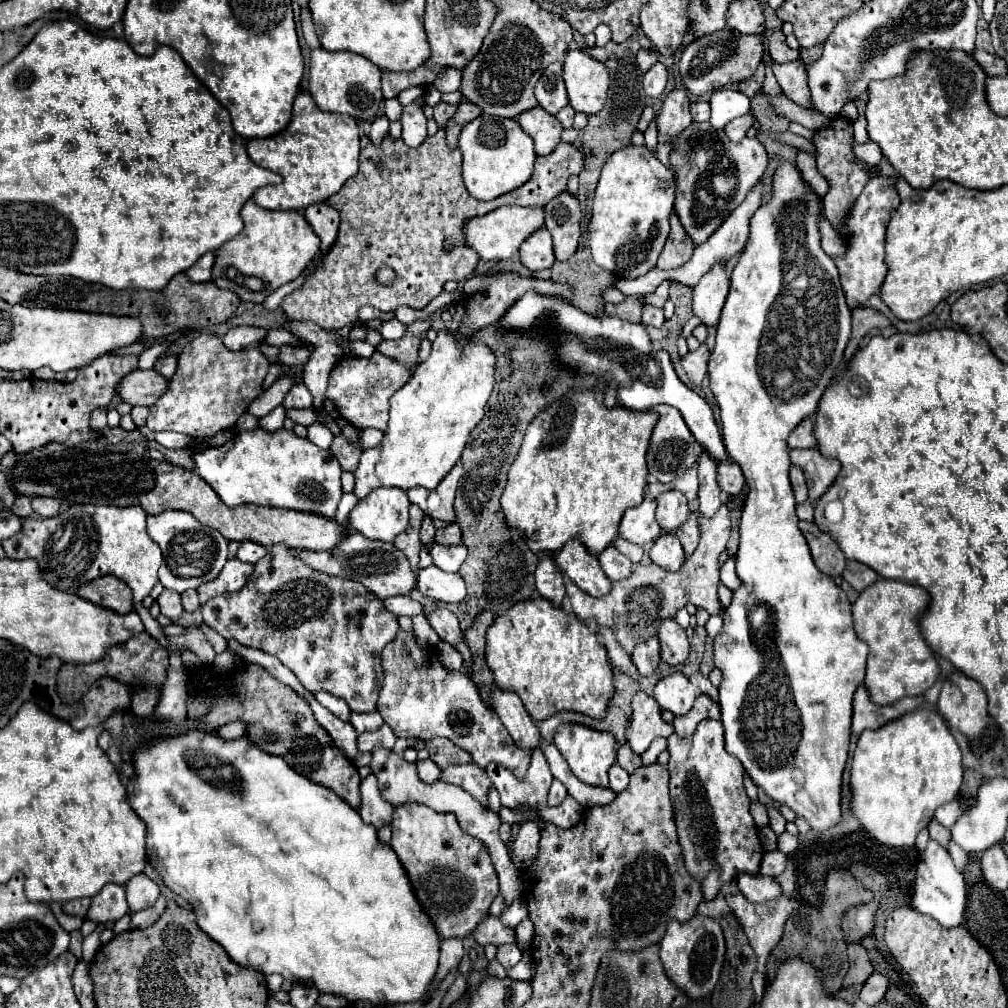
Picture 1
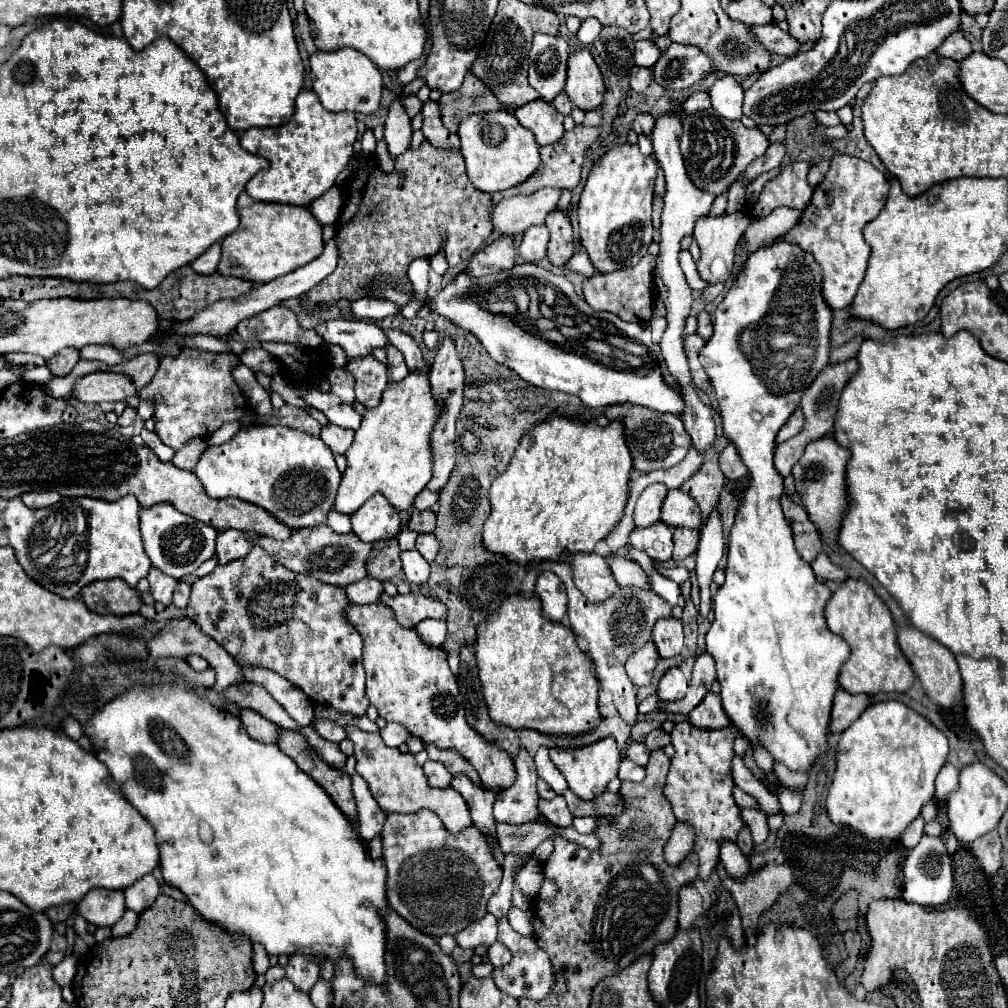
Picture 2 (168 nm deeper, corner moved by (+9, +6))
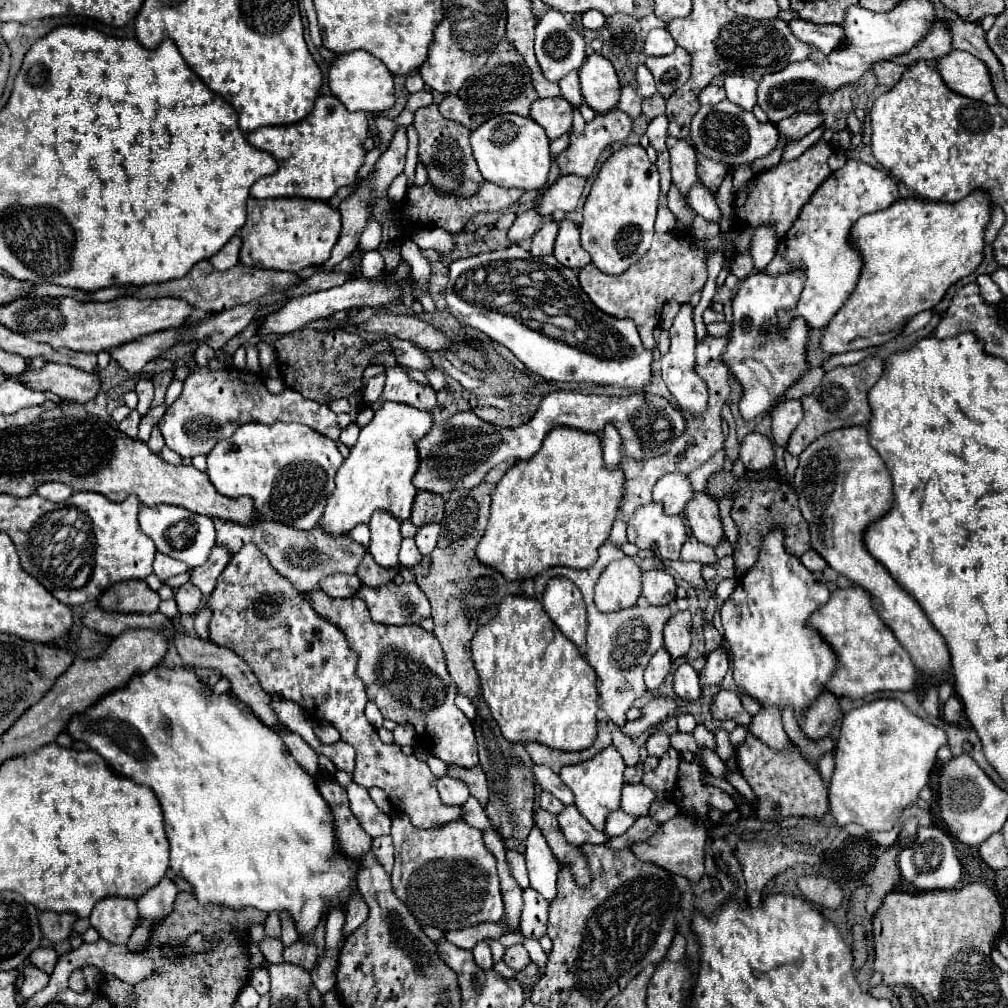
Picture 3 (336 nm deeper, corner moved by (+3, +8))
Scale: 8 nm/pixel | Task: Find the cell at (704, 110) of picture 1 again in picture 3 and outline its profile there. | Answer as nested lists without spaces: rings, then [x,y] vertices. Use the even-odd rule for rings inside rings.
[[[710,84],[706,86],[702,92],[700,92],[700,104],[718,104],[726,98],[726,92],[722,86],[716,86],[716,84]]]

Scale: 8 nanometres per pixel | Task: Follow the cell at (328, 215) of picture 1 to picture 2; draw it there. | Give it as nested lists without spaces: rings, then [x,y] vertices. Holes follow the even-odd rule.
[[[334,186],[324,196],[320,196],[320,200],[312,200],[308,208],[322,226],[330,226],[338,220],[342,206],[344,206],[344,192],[340,186]]]

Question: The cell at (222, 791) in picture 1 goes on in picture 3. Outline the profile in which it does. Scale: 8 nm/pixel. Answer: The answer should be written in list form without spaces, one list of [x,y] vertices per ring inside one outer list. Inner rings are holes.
[[[154,666],[146,674],[134,674],[126,686],[110,690],[94,706],[86,708],[80,714],[74,714],[66,724],[66,732],[72,736],[72,740],[76,740],[76,742],[82,740],[92,750],[96,750],[112,766],[112,770],[116,774],[126,776],[126,778],[154,790],[154,794],[162,806],[164,820],[166,820],[166,836],[170,842],[170,868],[174,870],[176,876],[182,876],[184,880],[188,880],[192,884],[198,902],[202,902],[202,904],[224,904],[232,910],[252,906],[252,908],[258,908],[258,910],[268,912],[268,914],[288,910],[296,922],[298,934],[310,934],[316,928],[316,924],[320,922],[322,914],[326,914],[332,906],[342,908],[348,904],[350,892],[356,890],[354,876],[358,874],[358,866],[354,866],[354,864],[358,864],[358,862],[356,860],[344,860],[338,854],[338,850],[334,846],[334,828],[332,828],[330,808],[328,808],[326,800],[320,796],[316,782],[294,760],[294,756],[290,754],[284,740],[278,734],[274,734],[274,730],[266,728],[244,702],[240,702],[232,694],[216,696],[208,686],[202,684],[202,680],[198,680],[198,676],[192,668]]]

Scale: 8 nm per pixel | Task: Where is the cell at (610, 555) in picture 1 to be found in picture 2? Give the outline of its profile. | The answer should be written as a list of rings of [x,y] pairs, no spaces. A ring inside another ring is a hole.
[[[614,554],[606,556],[606,562],[608,562],[610,570],[612,570],[612,576],[616,578],[616,582],[620,586],[648,588],[648,578],[646,578],[644,570],[636,562],[632,562],[632,560],[624,558],[624,556],[614,556]]]

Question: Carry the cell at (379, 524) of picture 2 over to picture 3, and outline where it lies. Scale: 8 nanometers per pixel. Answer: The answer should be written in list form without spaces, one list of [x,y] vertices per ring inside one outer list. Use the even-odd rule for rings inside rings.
[[[378,512],[370,520],[372,544],[370,554],[382,568],[400,568],[398,550],[400,550],[400,522],[388,512]]]

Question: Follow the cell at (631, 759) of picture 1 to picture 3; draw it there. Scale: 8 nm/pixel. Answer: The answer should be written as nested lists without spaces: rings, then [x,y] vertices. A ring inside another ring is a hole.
[[[656,730],[654,734],[650,734],[650,738],[646,742],[646,750],[650,756],[660,758],[668,748],[670,748],[670,734],[666,734],[664,730]]]

